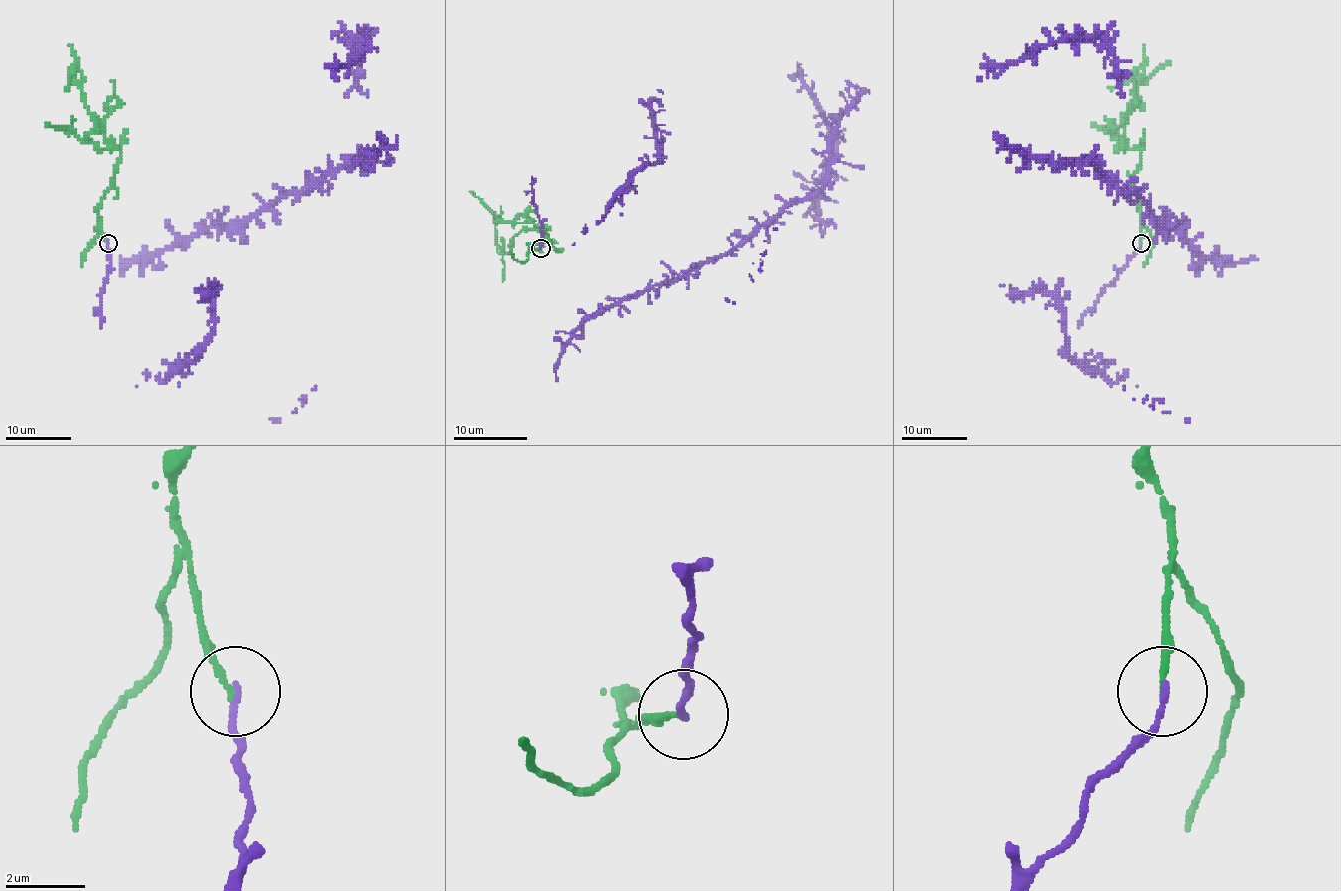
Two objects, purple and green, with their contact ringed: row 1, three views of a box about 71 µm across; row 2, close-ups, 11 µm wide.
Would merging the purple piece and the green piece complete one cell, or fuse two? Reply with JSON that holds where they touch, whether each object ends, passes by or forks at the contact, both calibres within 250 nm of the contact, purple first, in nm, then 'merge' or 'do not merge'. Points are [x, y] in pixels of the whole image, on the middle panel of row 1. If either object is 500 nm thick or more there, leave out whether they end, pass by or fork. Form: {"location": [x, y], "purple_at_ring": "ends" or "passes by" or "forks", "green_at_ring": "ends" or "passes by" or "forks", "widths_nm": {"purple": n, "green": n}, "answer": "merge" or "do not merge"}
{"location": [540, 248], "purple_at_ring": "ends", "green_at_ring": "ends", "widths_nm": {"purple": 160, "green": 150}, "answer": "do not merge"}

